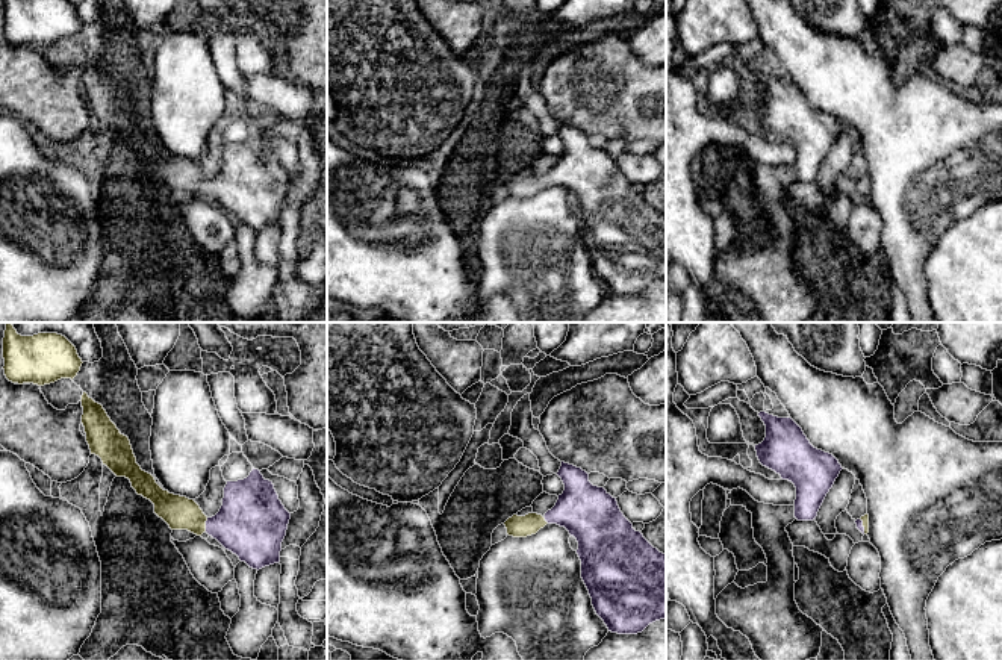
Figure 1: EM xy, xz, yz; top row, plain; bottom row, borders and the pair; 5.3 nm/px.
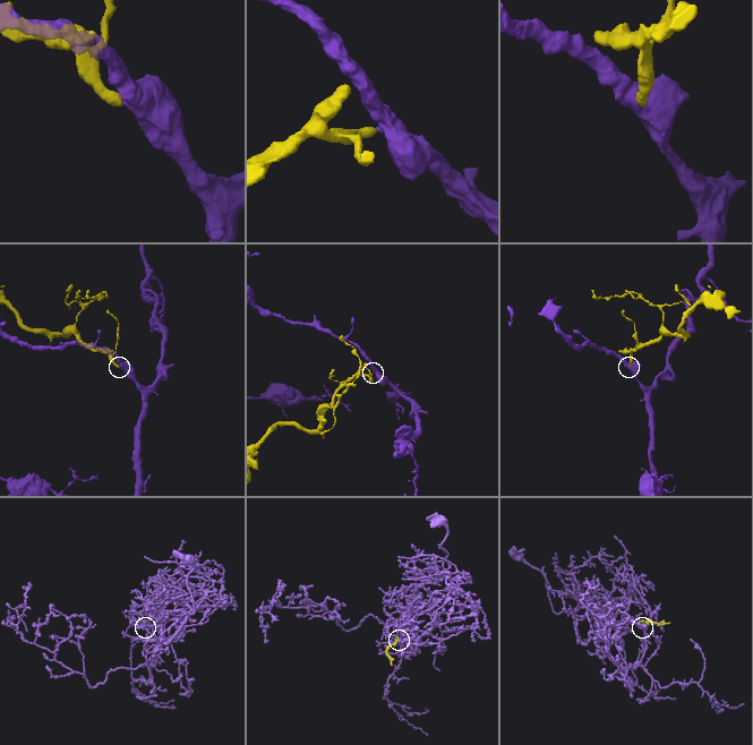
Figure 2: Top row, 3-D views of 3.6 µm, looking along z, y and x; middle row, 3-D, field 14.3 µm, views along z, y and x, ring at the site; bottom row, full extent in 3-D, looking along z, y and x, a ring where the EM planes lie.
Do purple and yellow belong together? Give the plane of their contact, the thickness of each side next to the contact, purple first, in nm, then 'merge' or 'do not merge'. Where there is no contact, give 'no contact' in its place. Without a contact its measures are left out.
meets purple in xy; 380 nm thick on the purple side, 180 nm on the other; merge

